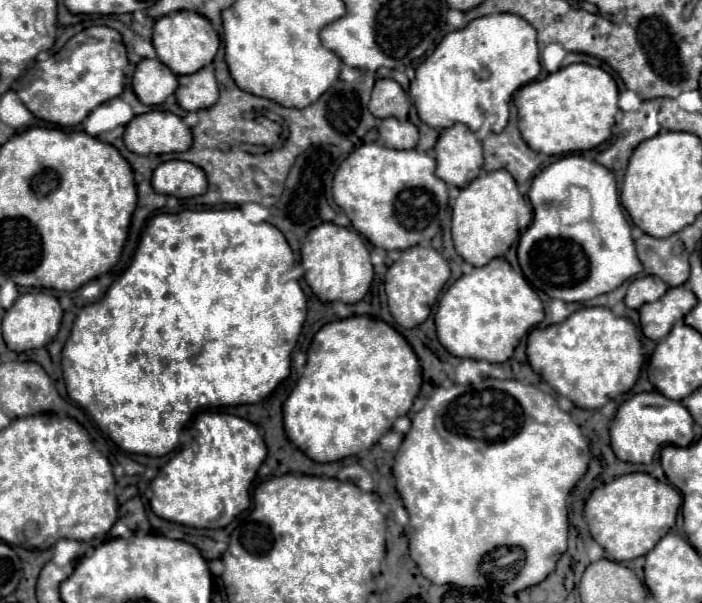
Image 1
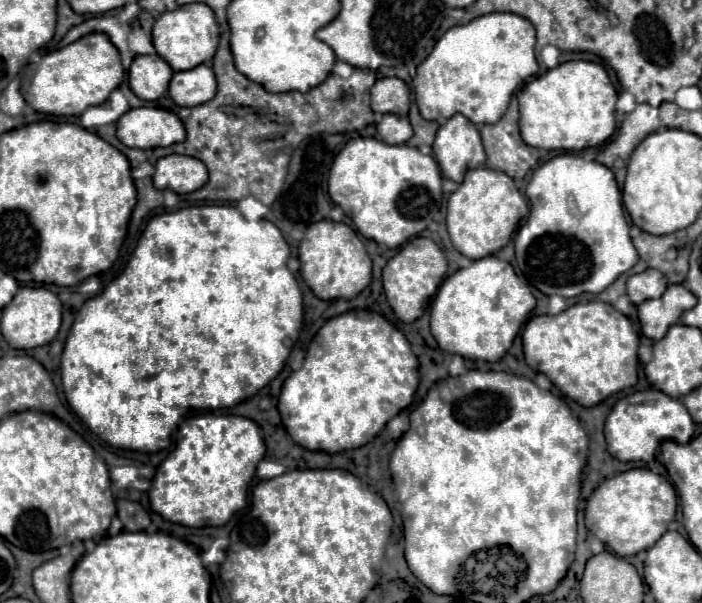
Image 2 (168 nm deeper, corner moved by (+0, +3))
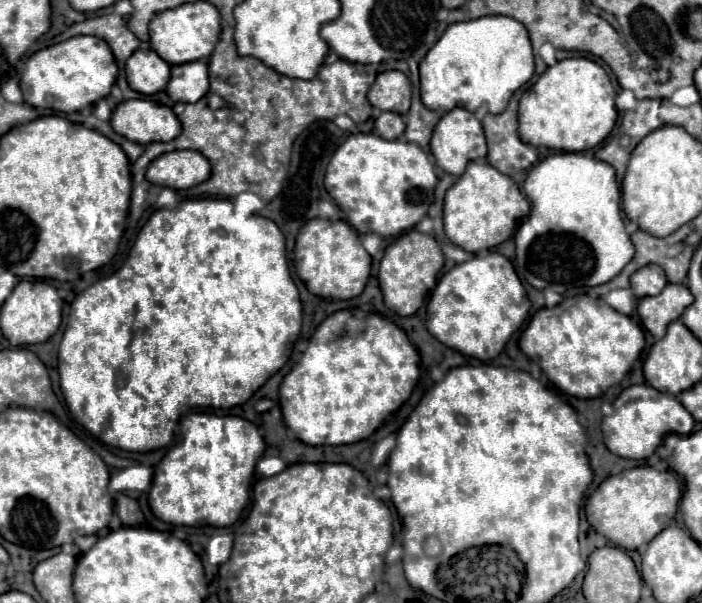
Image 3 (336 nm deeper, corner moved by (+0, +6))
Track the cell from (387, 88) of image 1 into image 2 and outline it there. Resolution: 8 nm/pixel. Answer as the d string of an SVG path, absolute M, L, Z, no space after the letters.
M382 77L370 89L370 105L376 113L394 113L394 115L408 115L410 105L410 91L406 83L398 77Z

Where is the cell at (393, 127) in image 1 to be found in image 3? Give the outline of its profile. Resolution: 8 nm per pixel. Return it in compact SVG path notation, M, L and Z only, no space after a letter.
M382 112L374 124L374 132L386 140L400 138L404 134L404 128L406 128L404 118L394 112Z

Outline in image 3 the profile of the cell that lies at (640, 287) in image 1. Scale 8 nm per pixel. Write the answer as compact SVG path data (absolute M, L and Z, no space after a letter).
M648 264L630 276L630 284L632 284L632 292L636 294L636 298L644 298L644 296L660 294L662 288L668 284L668 280L660 266Z

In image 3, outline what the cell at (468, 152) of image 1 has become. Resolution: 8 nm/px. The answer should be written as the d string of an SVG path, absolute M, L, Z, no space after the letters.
M454 108L454 110L446 112L434 128L434 134L430 140L430 150L432 150L436 164L444 172L448 172L452 176L460 176L468 162L486 158L486 138L484 138L480 120L474 116L474 112L470 112L466 108Z

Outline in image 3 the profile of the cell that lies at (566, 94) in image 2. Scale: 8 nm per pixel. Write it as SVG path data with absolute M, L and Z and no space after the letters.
M566 58L550 66L538 82L526 90L520 98L520 108L518 108L518 134L520 140L532 146L546 146L552 150L564 150L564 152L582 152L588 148L598 146L614 128L618 112L614 106L616 92L610 84L608 74L604 68L588 58Z

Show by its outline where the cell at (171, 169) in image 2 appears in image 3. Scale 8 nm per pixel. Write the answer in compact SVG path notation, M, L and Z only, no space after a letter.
M196 150L166 152L150 162L146 178L164 188L184 190L210 178L210 162Z

